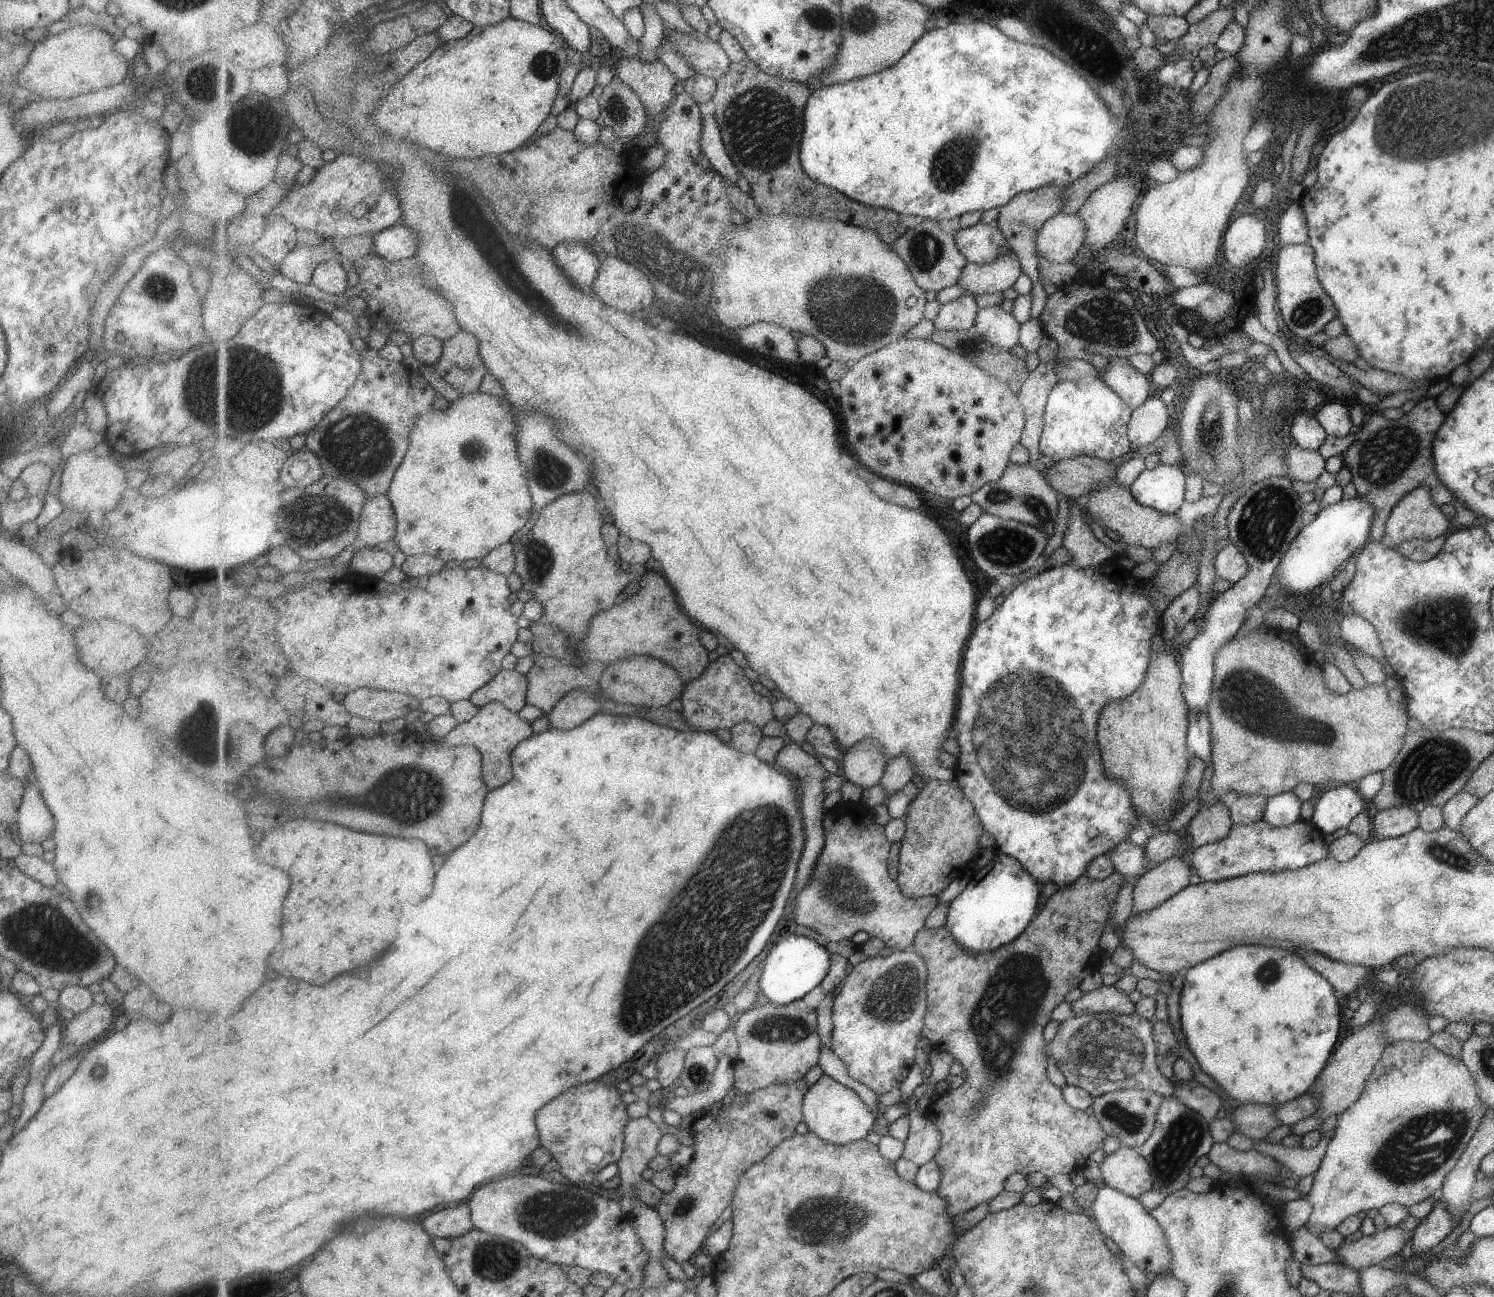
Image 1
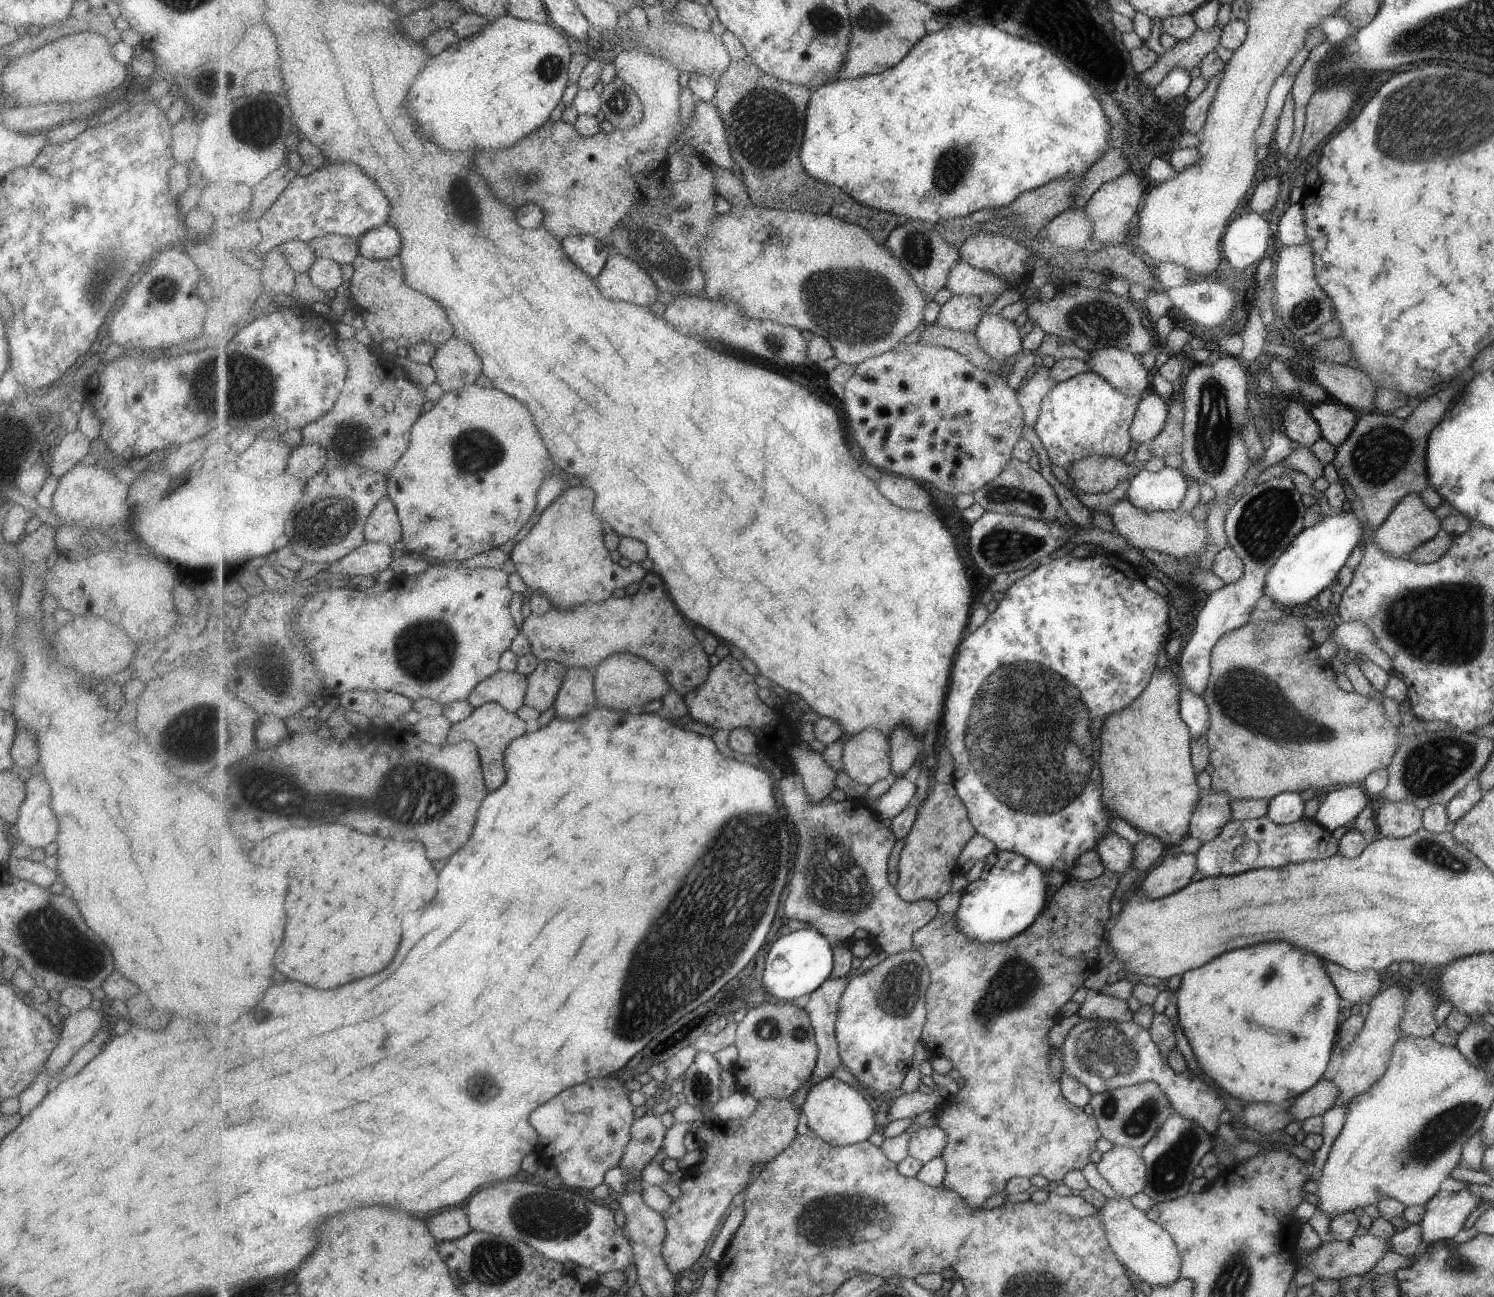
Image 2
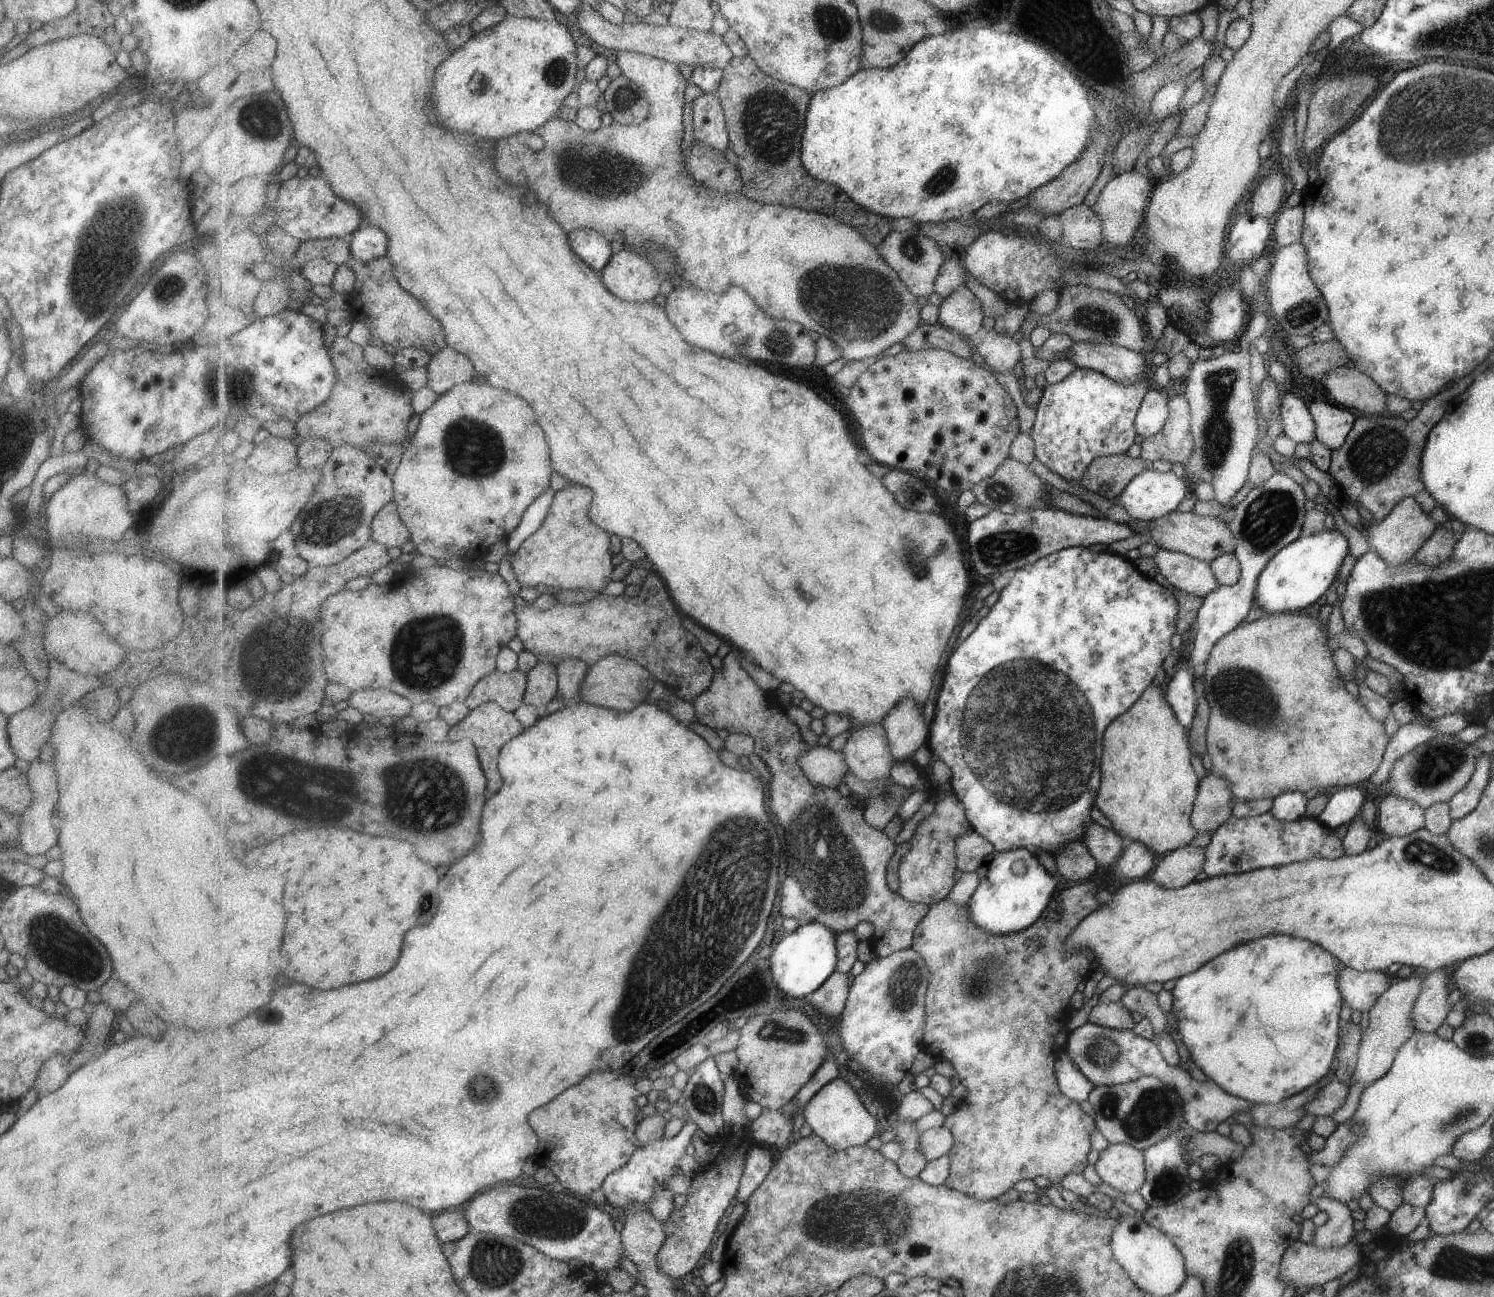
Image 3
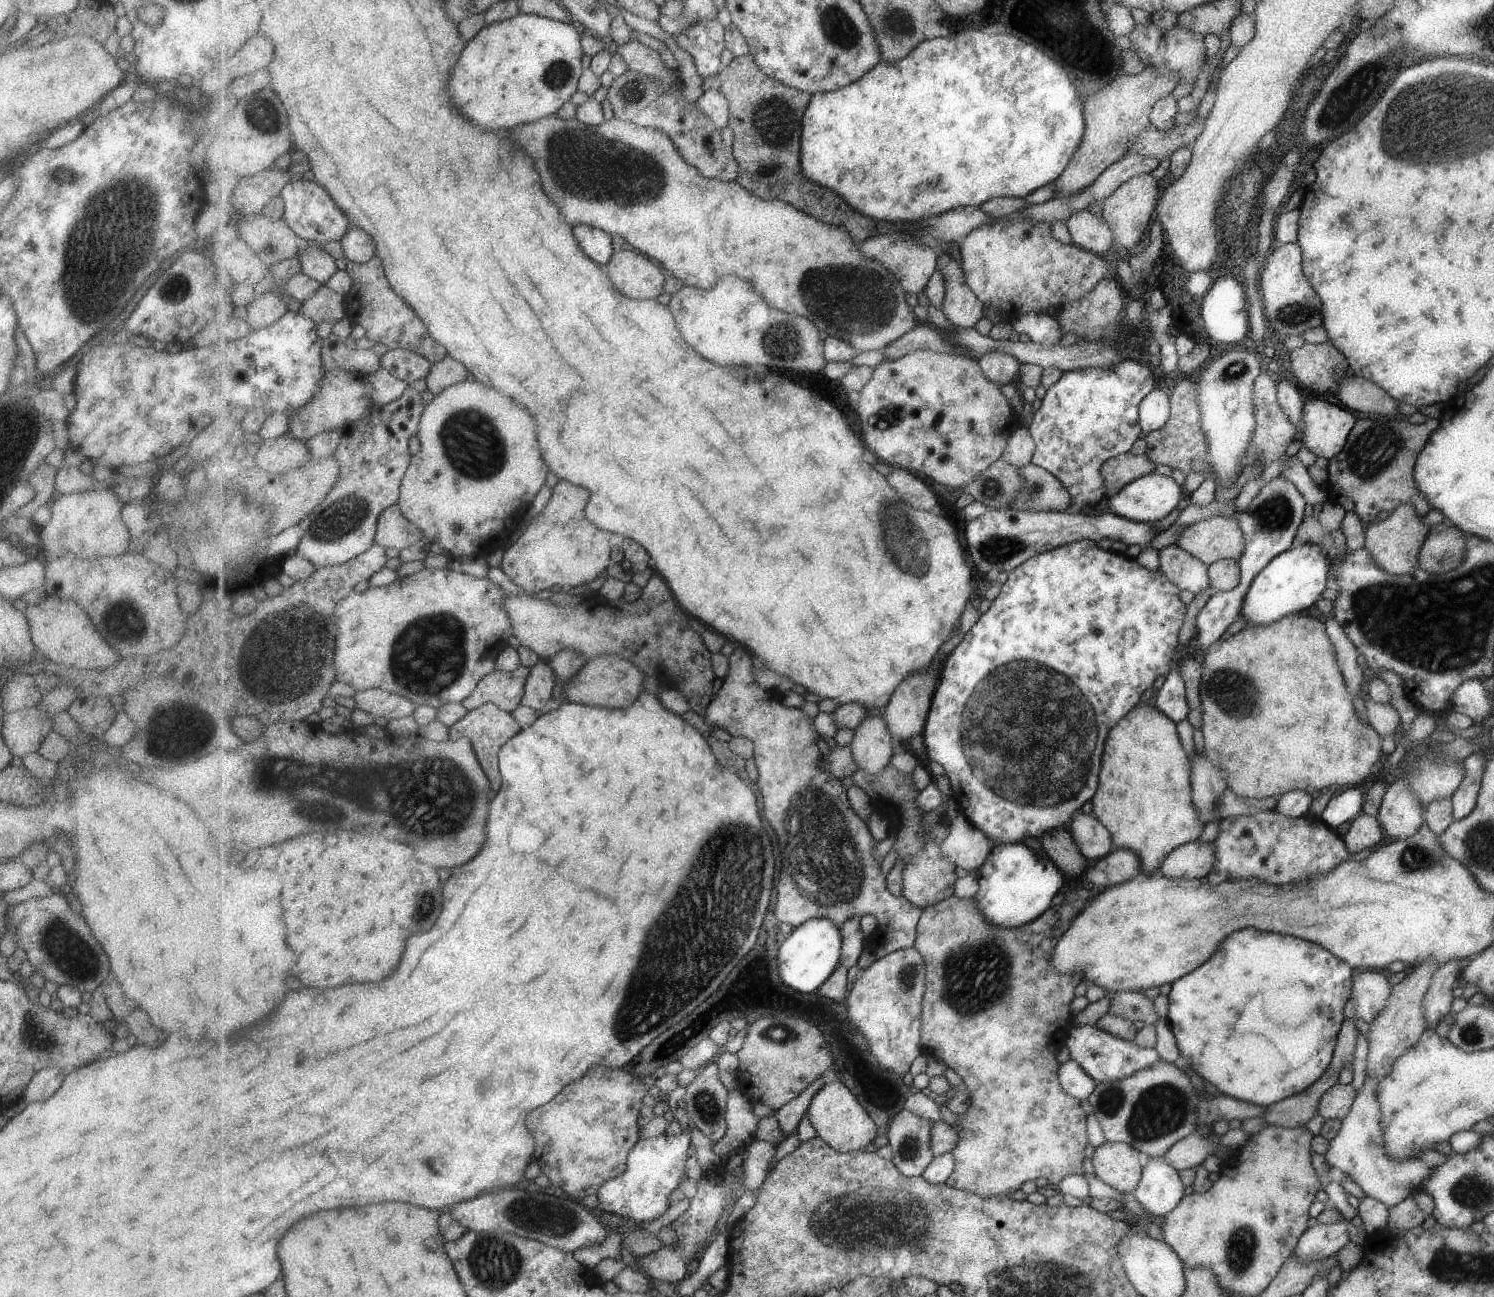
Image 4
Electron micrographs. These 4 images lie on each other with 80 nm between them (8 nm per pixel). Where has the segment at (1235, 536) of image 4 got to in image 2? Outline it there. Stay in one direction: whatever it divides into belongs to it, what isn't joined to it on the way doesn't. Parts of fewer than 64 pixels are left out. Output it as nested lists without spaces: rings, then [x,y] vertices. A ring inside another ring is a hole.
[[[1126,496],[1118,499],[1109,511],[1103,512],[1110,519],[1111,530],[1115,535],[1120,535],[1131,547],[1139,552],[1144,549],[1171,555],[1177,560],[1195,560],[1204,550],[1205,536],[1207,536],[1205,522],[1195,522],[1190,514],[1183,514],[1179,508],[1173,512],[1145,511],[1126,500]]]

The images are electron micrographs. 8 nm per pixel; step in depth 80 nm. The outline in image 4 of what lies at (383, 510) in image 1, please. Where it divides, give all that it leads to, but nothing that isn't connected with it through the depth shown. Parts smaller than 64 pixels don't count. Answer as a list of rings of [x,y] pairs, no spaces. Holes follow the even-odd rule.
[[[399,503],[393,504],[393,507],[387,508],[379,515],[375,541],[377,545],[395,548],[401,552],[413,544],[421,543],[421,530],[403,516]]]

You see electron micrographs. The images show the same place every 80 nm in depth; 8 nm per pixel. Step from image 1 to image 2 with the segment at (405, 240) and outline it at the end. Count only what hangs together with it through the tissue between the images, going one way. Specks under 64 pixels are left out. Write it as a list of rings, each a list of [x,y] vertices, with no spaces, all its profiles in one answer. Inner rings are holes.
[[[389,224],[373,228],[369,234],[361,237],[359,254],[372,259],[395,258],[401,250],[401,234]]]

